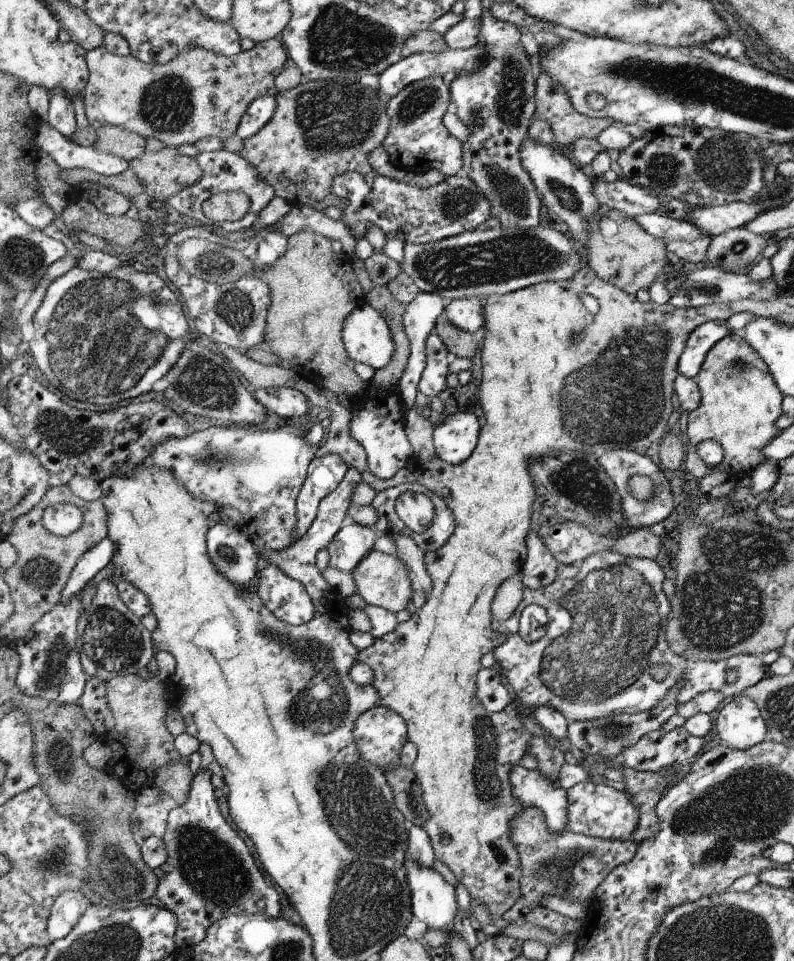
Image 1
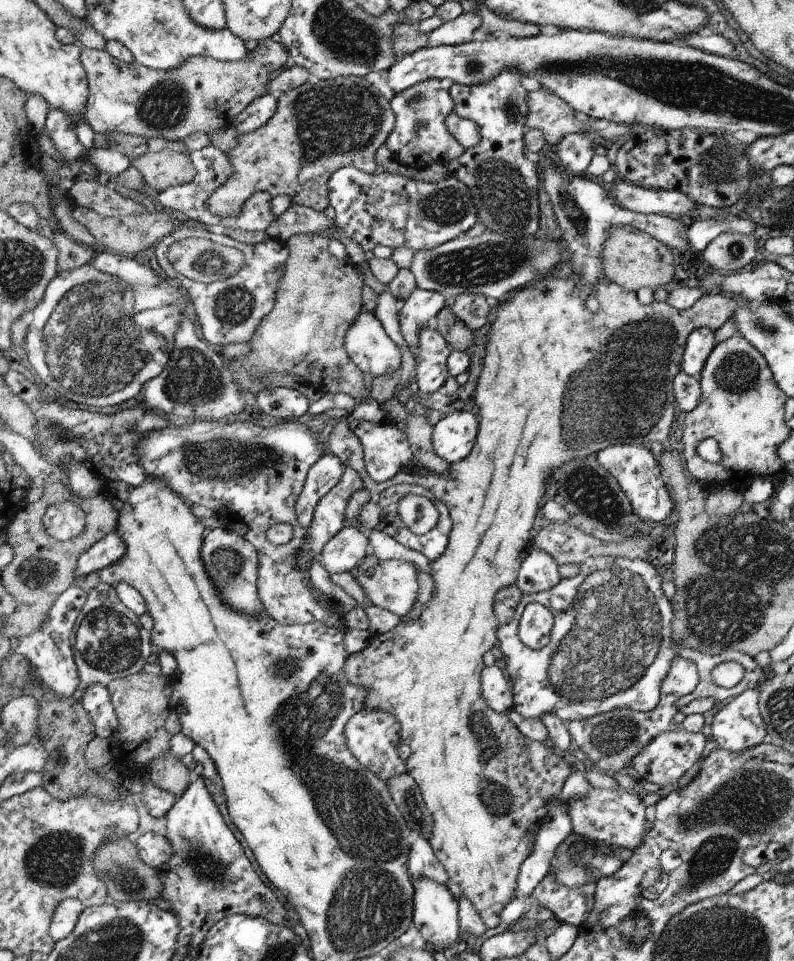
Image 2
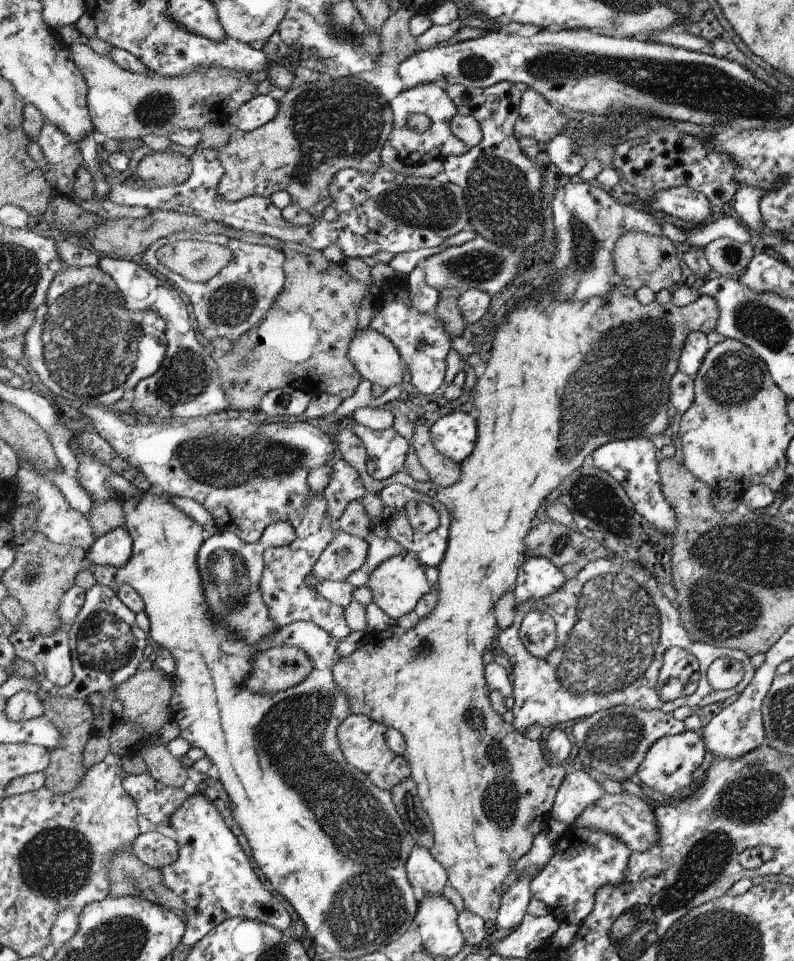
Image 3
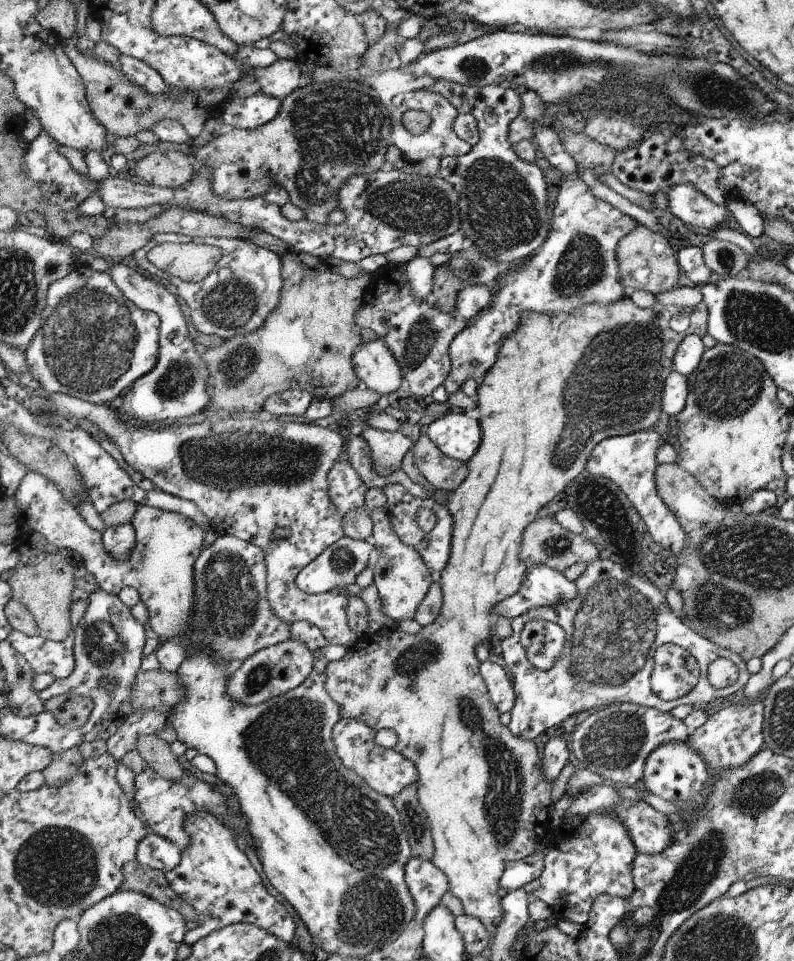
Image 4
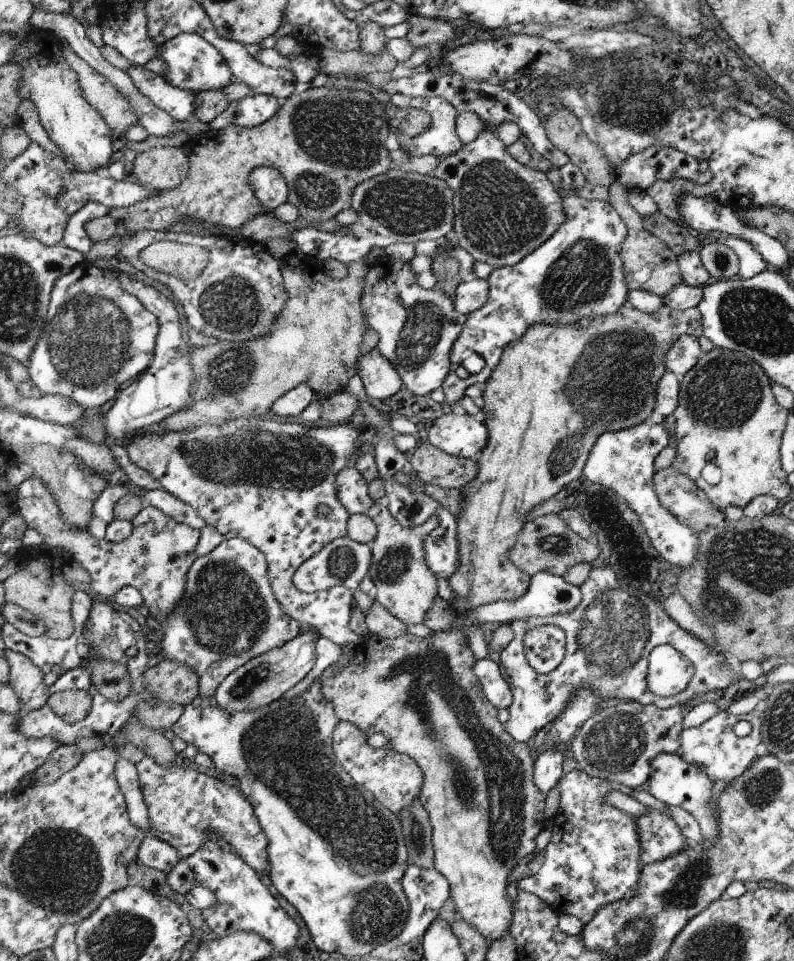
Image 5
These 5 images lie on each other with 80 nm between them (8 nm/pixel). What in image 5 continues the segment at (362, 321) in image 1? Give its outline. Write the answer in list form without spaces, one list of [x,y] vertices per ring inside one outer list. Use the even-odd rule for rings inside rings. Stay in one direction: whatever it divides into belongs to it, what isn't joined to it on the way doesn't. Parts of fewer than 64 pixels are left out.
[[[377,348],[360,357],[359,376],[367,396],[376,405],[402,388],[400,375]]]

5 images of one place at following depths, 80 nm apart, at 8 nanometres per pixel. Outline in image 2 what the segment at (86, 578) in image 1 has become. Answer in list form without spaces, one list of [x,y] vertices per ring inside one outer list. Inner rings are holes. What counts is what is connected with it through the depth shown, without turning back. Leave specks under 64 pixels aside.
[[[112,531],[94,543],[80,557],[77,576],[84,576],[90,572],[100,572],[103,568],[113,565],[123,557],[126,545],[124,541]]]

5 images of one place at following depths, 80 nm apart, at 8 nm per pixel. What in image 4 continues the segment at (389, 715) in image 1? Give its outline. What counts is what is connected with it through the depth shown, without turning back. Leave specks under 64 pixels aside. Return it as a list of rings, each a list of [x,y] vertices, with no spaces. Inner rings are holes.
[[[343,717],[335,724],[334,741],[339,757],[345,767],[352,769],[363,778],[376,792],[392,797],[400,794],[402,790],[418,783],[418,770],[416,764],[408,760],[403,753],[395,749],[387,749],[374,741],[377,731],[364,721]]]

